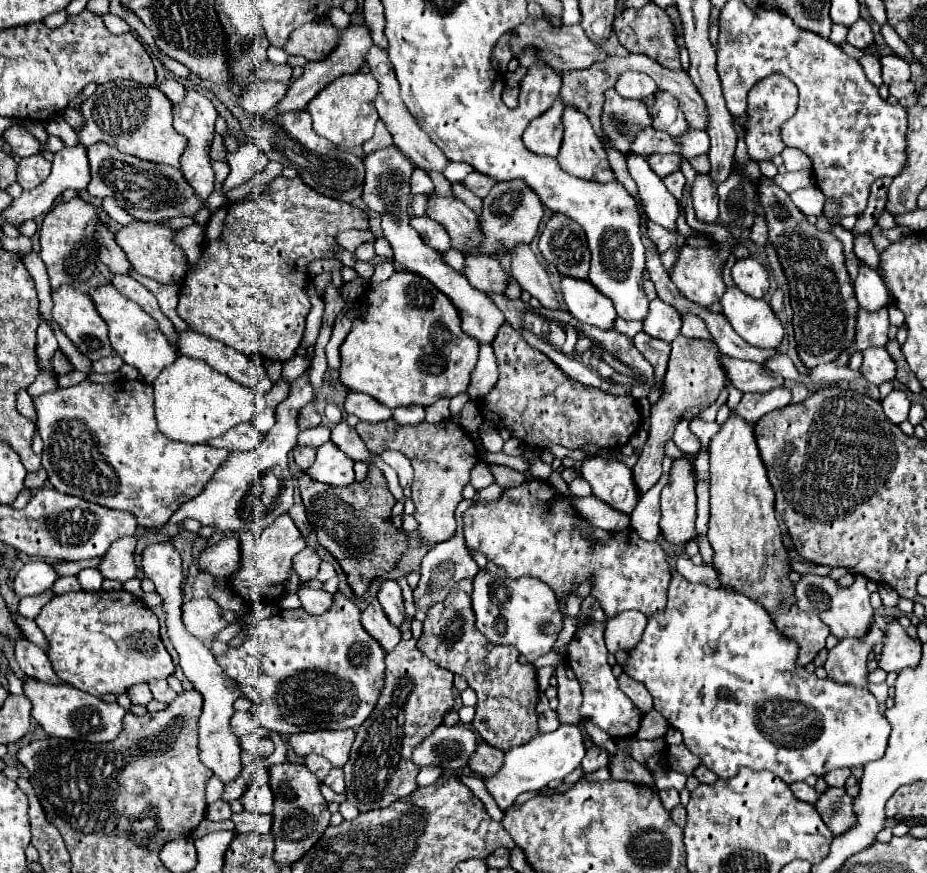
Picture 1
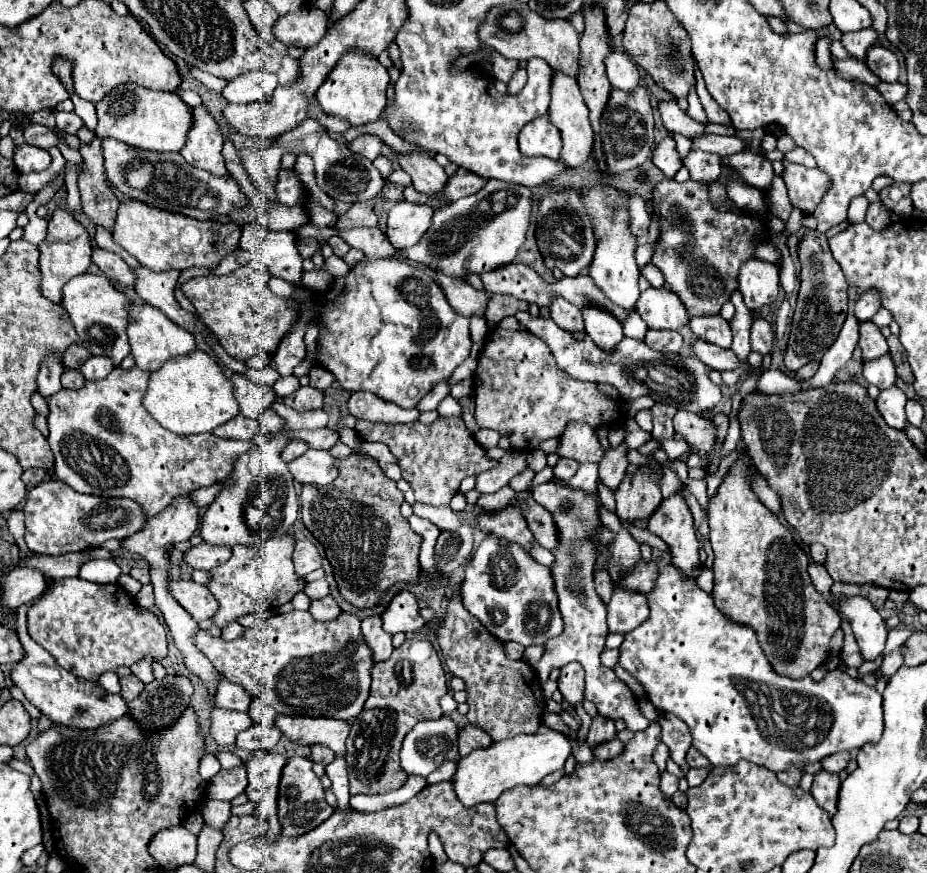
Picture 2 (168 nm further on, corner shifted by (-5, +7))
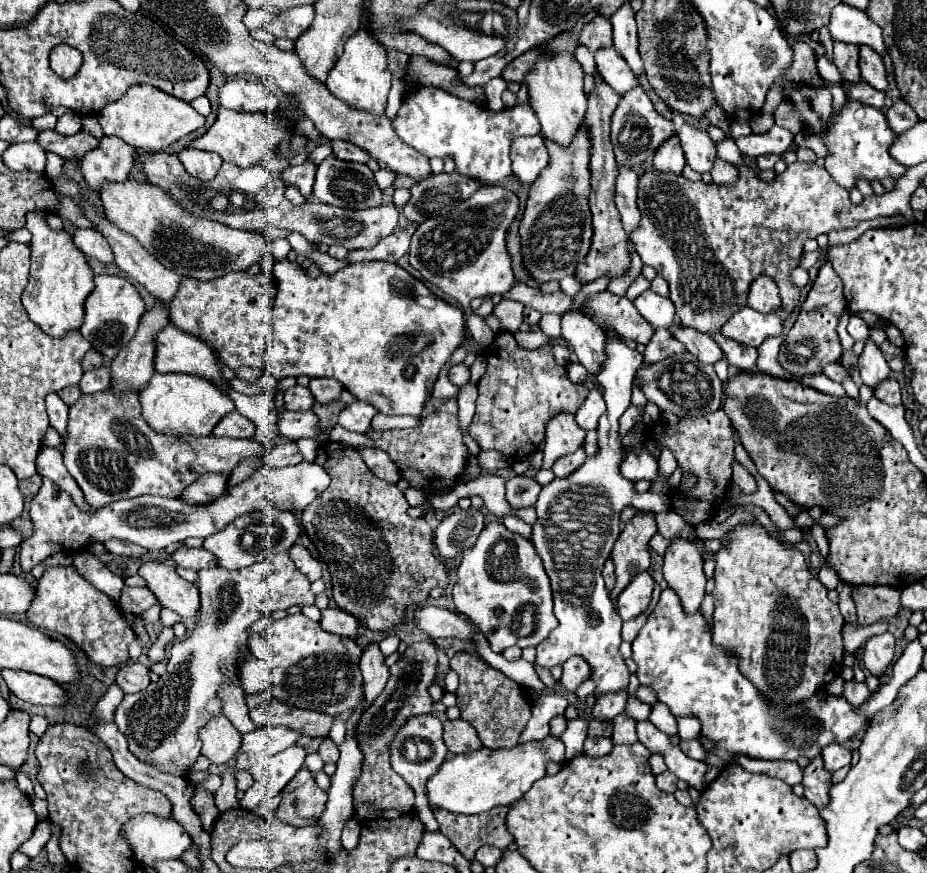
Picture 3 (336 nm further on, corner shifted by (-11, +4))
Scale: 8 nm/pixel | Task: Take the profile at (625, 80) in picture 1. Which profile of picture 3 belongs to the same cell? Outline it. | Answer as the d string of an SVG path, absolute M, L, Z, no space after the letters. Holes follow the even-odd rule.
M601 47L595 51L595 63L599 77L617 93L625 95L635 87L635 77L627 69L627 63L623 63L623 57L615 53L613 47Z

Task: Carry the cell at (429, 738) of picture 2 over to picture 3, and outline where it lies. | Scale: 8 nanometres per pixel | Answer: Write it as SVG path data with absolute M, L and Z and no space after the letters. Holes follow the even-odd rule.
M417 715L417 717L407 719L401 725L401 729L395 733L393 741L389 743L391 769L395 773L399 773L413 787L413 791L415 791L415 811L417 811L419 819L423 821L423 825L431 827L431 829L439 829L439 825L437 825L437 819L433 817L433 811L423 801L423 781L427 777L431 777L431 773L435 773L435 769L439 769L445 755L447 755L447 747L443 745L443 723L433 715Z

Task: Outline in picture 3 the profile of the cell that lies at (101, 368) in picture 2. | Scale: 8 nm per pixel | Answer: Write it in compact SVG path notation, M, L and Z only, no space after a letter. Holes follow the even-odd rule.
M99 367L99 369L85 371L79 381L79 389L83 395L93 395L93 393L109 389L109 369Z

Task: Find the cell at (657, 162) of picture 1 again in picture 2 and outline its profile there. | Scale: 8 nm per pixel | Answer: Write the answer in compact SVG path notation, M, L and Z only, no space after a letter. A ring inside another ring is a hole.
M663 138L655 152L653 152L653 164L667 176L667 178L673 178L675 172L683 166L679 154L677 154L677 148L675 148L675 140L673 138Z

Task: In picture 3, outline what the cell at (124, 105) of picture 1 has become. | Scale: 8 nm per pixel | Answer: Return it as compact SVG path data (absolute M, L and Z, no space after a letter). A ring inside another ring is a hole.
M139 83L125 91L125 95L109 105L105 105L99 115L99 125L105 135L121 137L125 143L145 149L145 151L161 151L175 143L177 139L193 133L195 129L203 127L205 117L199 115L189 103L167 95L165 91Z

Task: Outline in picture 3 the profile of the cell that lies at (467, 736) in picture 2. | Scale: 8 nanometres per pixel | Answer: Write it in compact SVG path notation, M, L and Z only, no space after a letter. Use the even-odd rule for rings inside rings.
M457 719L457 721L445 721L443 723L443 741L451 753L469 753L481 749L479 737L475 737L475 731L467 721Z

